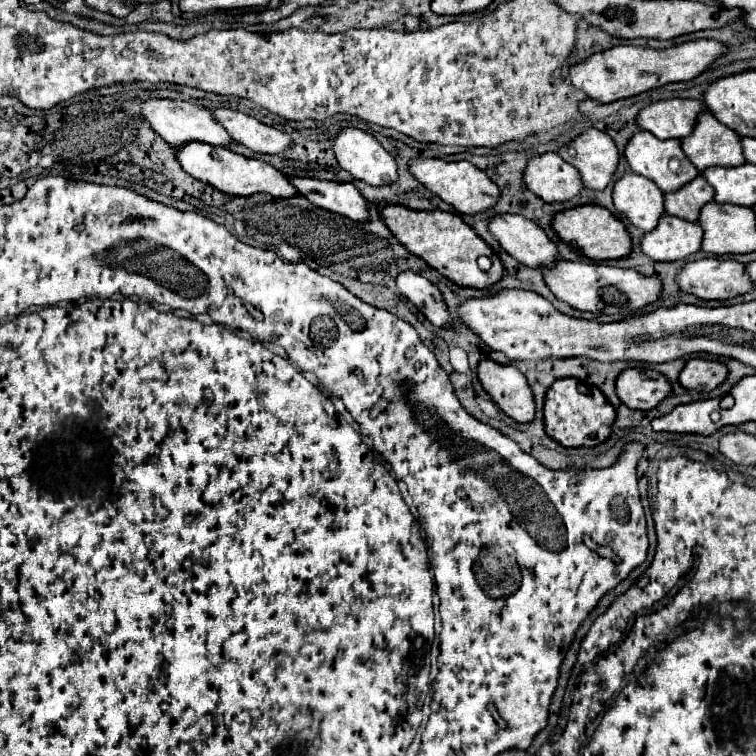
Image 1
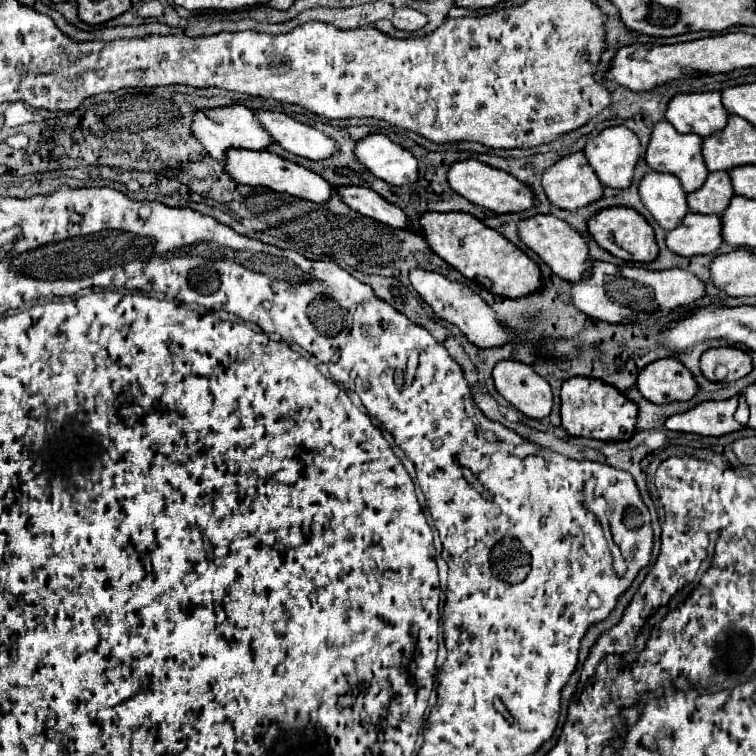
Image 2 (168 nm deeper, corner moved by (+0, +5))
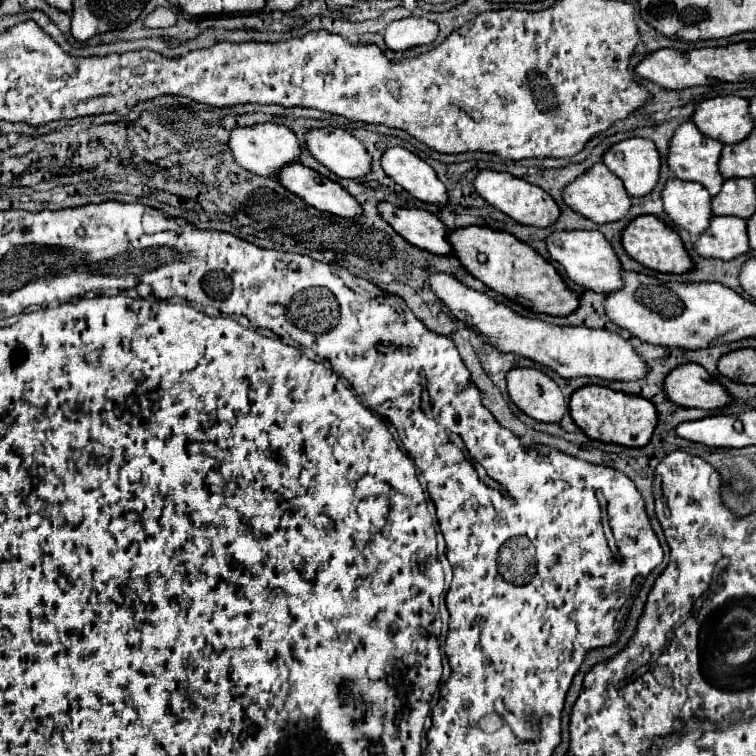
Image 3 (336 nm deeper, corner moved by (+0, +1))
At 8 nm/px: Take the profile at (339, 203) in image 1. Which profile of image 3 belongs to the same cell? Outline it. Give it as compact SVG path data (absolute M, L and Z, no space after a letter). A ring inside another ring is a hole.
M380 202L378 210L384 220L390 222L390 226L410 244L440 256L454 252L452 244L448 244L448 228L436 214L420 208L398 208L388 202Z

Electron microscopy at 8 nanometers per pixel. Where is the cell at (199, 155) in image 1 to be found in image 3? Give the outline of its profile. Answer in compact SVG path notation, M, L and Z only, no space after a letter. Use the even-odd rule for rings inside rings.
M302 164L284 166L284 170L280 170L278 174L278 180L290 192L294 192L320 212L342 218L356 218L362 214L362 206L358 204L358 200L352 198L348 190Z

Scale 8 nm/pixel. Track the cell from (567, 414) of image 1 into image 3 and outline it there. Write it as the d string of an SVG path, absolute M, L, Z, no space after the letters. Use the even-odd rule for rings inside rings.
M606 386L578 388L570 400L570 414L578 428L584 430L590 438L630 448L644 448L650 442L658 424L658 410L652 402L640 396L610 390Z

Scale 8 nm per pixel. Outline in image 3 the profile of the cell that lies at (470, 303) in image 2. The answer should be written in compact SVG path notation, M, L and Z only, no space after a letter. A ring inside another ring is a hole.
M432 274L430 284L432 284L432 290L436 292L436 296L450 308L450 312L458 320L462 320L472 330L478 330L498 350L526 356L540 366L548 366L548 368L556 370L562 378L596 376L602 380L632 382L632 380L644 378L650 372L650 366L632 348L632 344L628 344L624 338L620 338L618 334L614 334L610 330L556 326L556 324L548 324L544 320L516 314L512 308L504 306L502 302L492 300L484 292L464 286L450 274Z

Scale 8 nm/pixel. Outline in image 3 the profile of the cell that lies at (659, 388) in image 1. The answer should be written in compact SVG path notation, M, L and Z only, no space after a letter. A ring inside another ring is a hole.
M682 364L674 368L666 376L664 390L674 404L686 408L718 410L734 400L730 392L700 364Z

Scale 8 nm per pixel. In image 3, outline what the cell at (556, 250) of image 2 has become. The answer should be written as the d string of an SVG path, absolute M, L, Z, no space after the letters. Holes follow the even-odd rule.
M572 230L572 232L552 232L546 238L548 252L556 262L560 262L568 274L568 278L584 288L592 288L594 292L610 294L624 286L622 280L622 262L618 260L612 244L604 238L602 232L594 230Z

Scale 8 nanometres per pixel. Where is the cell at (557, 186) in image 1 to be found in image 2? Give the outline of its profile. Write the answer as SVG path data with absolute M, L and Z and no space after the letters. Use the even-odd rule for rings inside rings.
M582 152L568 154L542 174L548 200L562 210L582 208L602 196L602 184Z

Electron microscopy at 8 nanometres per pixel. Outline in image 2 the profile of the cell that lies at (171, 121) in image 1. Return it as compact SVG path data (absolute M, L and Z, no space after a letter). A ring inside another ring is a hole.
M232 104L224 108L206 108L196 110L190 124L190 134L204 146L204 150L214 158L222 160L224 152L228 148L246 148L246 150L264 150L268 144L272 144L270 136L264 132L264 128L256 122L256 116L250 108Z

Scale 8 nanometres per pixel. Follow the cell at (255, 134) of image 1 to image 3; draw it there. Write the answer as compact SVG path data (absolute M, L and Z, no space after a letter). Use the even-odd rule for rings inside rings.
M308 130L306 142L312 156L340 178L360 178L372 170L372 156L348 130Z

